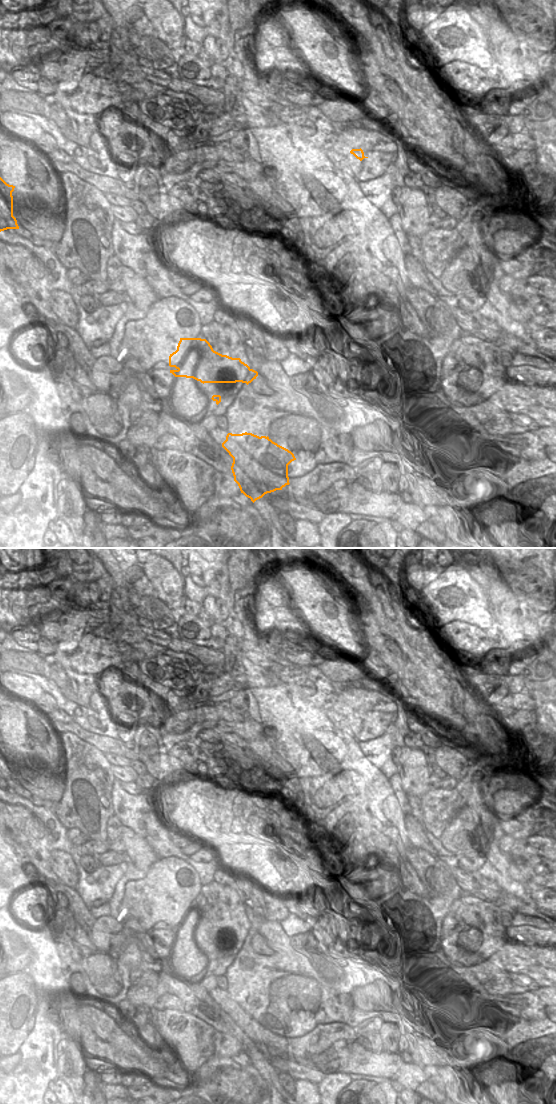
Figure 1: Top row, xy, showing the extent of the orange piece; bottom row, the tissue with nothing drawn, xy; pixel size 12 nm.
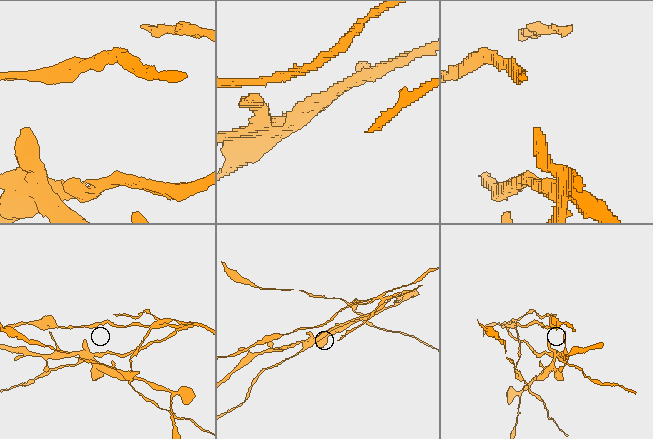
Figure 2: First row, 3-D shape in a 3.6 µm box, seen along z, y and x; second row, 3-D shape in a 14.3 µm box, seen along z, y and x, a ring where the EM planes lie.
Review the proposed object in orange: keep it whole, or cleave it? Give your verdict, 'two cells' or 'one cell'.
two cells

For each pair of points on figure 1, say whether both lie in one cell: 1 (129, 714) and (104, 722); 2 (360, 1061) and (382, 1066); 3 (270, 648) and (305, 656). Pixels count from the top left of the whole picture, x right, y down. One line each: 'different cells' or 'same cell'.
1: same cell
2: same cell
3: different cells

